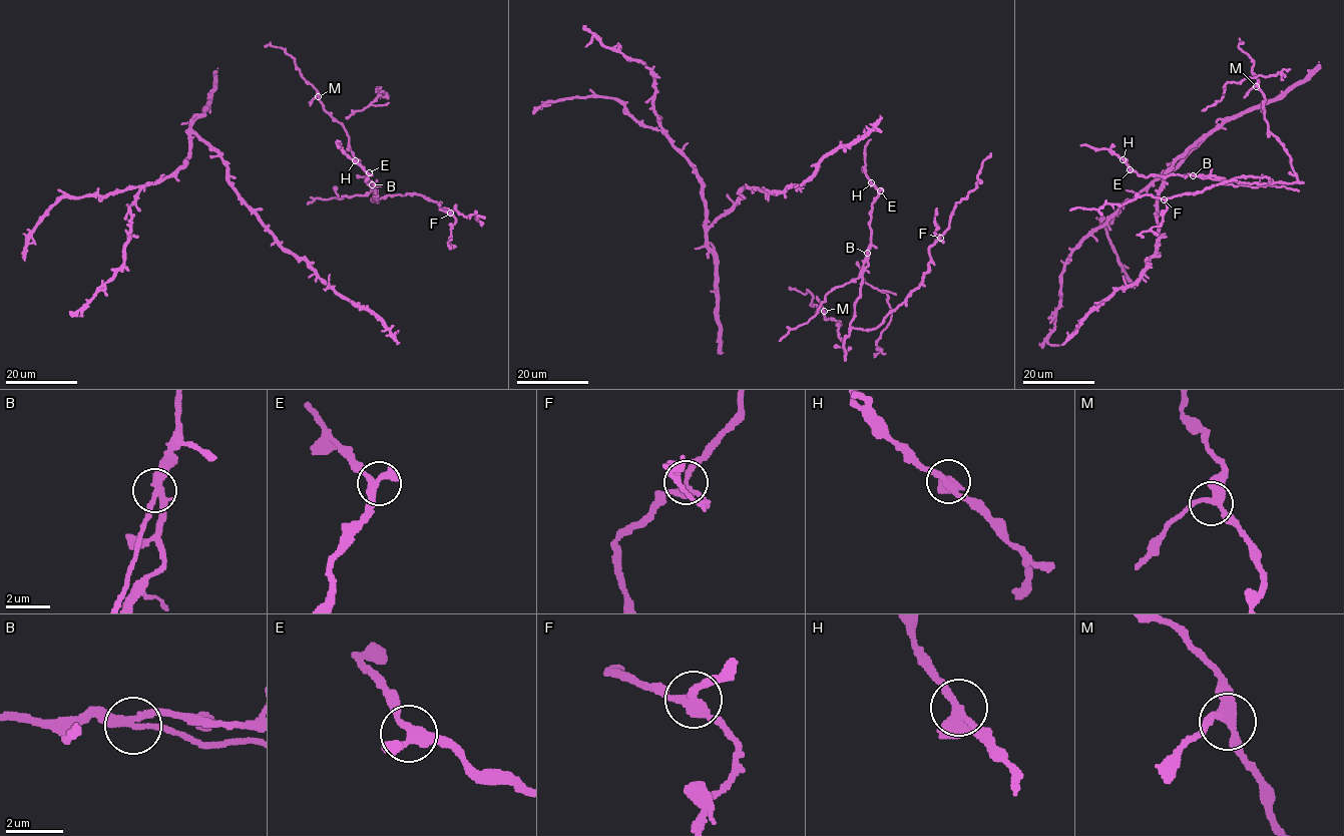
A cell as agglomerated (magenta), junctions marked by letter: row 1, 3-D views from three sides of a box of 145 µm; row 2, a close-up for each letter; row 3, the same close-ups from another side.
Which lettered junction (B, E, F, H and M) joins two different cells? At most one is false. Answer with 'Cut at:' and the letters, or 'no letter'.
Cut at: B

